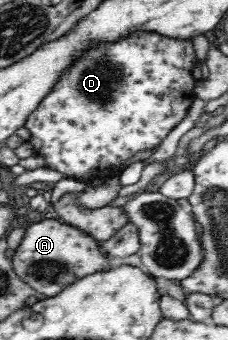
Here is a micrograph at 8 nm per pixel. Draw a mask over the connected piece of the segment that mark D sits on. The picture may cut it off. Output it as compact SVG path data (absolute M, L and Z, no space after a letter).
M133 32L127 34L125 38L117 38L115 42L111 41L93 41L88 44L88 47L81 51L73 60L73 66L67 66L65 70L58 74L56 83L49 89L49 92L37 103L35 109L28 114L23 126L29 130L28 142L30 143L33 156L43 158L44 167L59 172L67 178L75 178L87 183L103 183L111 174L120 174L121 166L129 160L133 160L139 152L146 150L155 150L165 137L175 128L179 126L179 122L185 118L187 111L193 104L195 98L195 84L198 80L198 75L202 70L203 64L200 64L195 51L193 39L178 39L175 37L167 37L163 34L153 34L153 32Z

